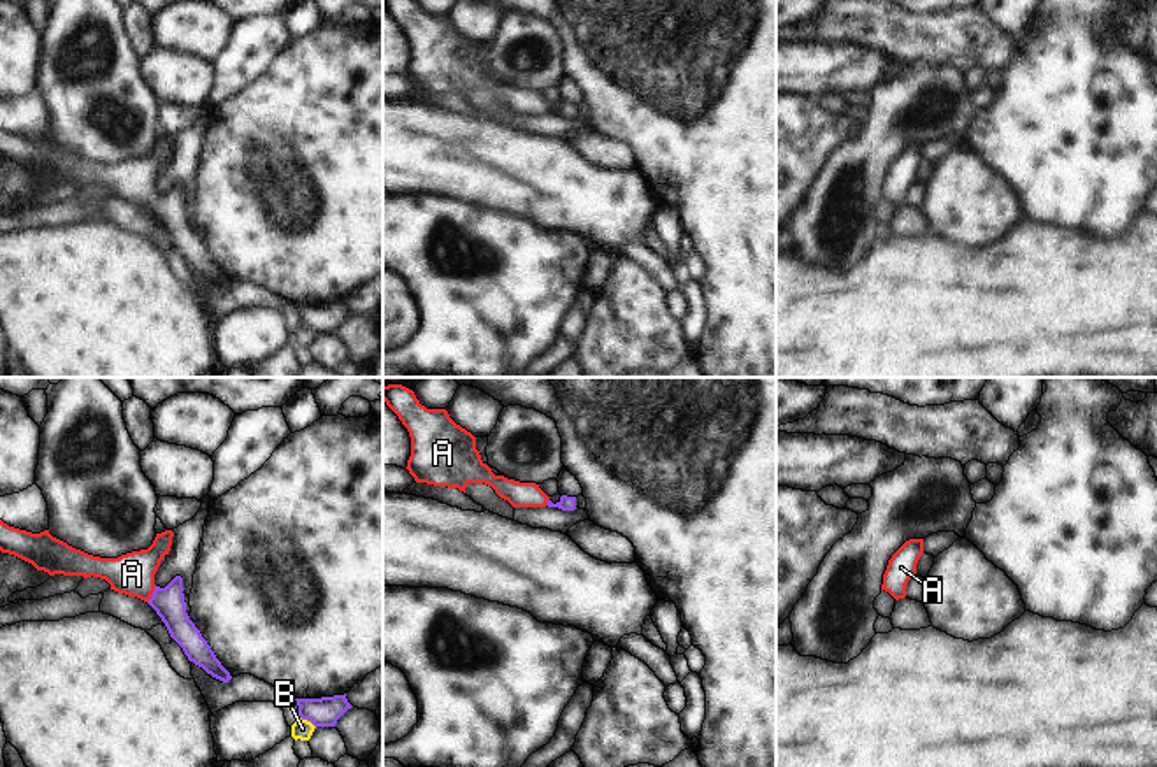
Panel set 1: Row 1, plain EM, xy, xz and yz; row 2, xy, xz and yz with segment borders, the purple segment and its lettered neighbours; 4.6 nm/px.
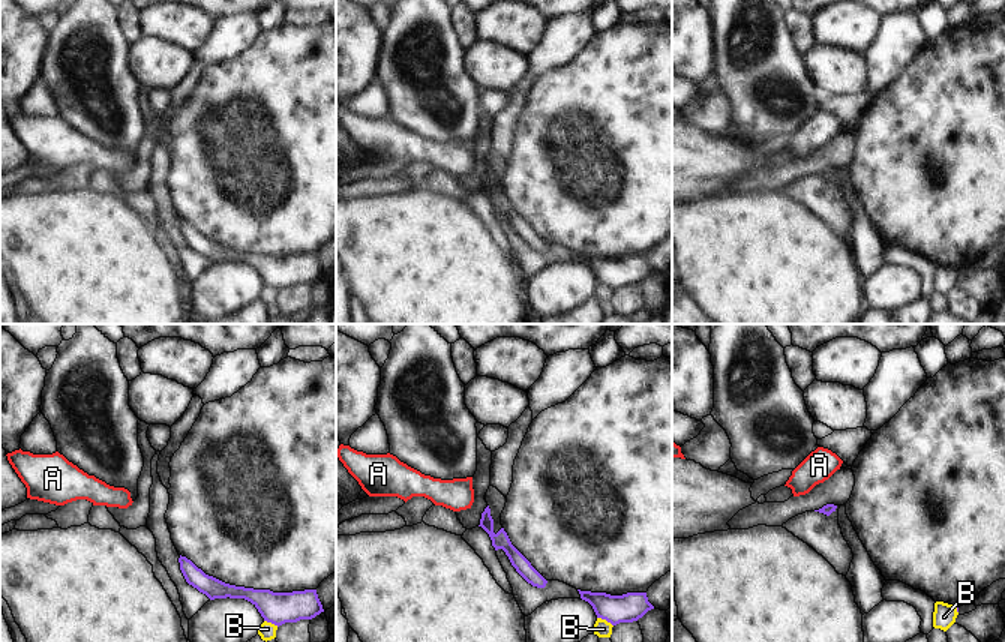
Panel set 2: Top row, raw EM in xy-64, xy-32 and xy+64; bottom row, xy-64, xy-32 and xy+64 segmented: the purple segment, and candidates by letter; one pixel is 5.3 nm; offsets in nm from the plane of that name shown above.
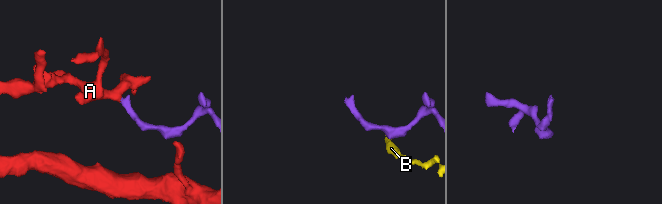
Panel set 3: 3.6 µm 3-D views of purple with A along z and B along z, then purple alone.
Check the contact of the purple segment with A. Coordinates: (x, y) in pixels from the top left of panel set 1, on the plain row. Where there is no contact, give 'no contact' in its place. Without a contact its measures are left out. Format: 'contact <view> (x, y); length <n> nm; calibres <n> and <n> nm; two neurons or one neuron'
contact xy (153, 200); length 90 nm; calibres 140 and 190 nm; one neuron

